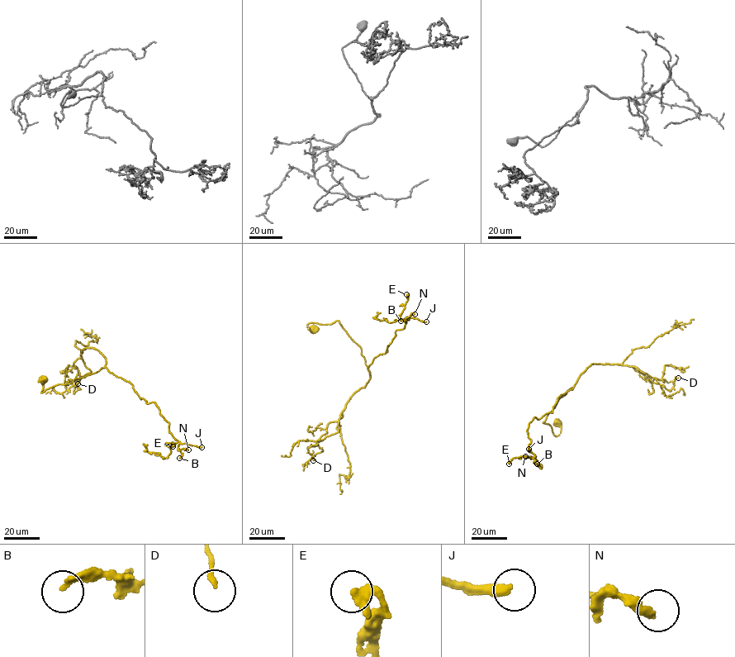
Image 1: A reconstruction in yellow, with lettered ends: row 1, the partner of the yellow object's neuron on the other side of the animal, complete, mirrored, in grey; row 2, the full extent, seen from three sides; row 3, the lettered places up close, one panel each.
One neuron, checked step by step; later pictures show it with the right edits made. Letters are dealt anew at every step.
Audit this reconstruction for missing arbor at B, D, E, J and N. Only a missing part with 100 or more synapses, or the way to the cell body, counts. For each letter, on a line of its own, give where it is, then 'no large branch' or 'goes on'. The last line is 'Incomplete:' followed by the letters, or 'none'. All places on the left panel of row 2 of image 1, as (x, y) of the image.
B: place (179, 458); no large branch
D: place (78, 383); no large branch
E: place (173, 446); no large branch
J: place (201, 447); goes on
N: place (188, 449); goes on
Incomplete: J, N

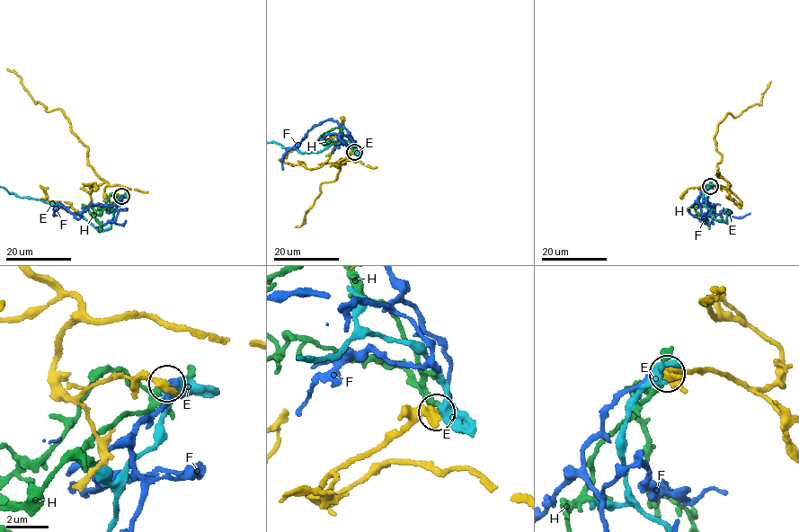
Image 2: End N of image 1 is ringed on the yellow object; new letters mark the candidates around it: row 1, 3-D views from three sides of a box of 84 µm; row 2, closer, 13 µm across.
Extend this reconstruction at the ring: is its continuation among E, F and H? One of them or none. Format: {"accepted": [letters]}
{"accepted": ["F"]}

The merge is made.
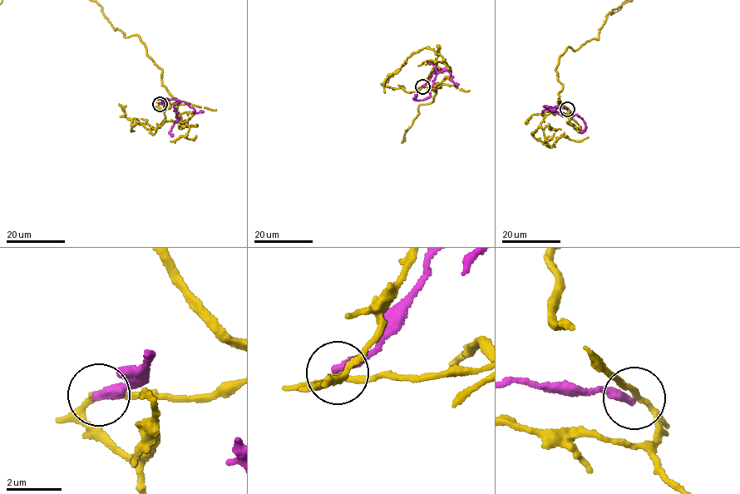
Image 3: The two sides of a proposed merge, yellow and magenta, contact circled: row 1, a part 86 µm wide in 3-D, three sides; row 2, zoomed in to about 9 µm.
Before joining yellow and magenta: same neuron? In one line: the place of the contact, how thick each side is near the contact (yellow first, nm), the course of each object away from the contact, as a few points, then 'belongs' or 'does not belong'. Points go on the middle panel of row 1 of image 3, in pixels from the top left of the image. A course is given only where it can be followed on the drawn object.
at (422, 86); 200 nm thick on the yellow side, 320 nm on the other; magenta runs (422, 86), (433, 72), (443, 71), (436, 75), (430, 96), (416, 100), (416, 93); does not belong

